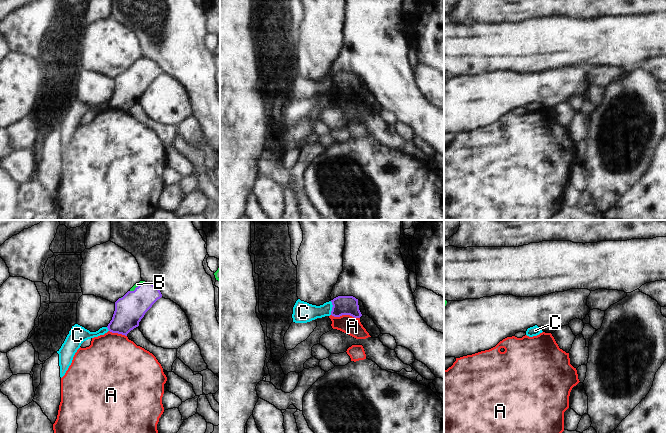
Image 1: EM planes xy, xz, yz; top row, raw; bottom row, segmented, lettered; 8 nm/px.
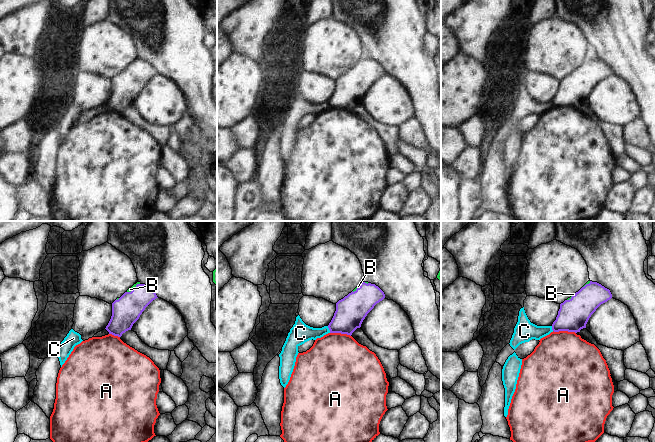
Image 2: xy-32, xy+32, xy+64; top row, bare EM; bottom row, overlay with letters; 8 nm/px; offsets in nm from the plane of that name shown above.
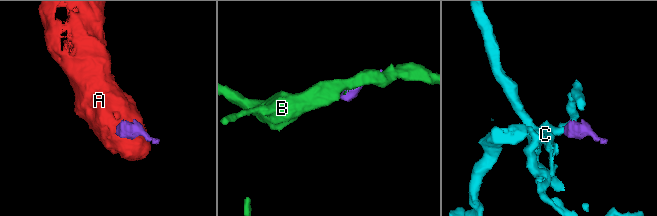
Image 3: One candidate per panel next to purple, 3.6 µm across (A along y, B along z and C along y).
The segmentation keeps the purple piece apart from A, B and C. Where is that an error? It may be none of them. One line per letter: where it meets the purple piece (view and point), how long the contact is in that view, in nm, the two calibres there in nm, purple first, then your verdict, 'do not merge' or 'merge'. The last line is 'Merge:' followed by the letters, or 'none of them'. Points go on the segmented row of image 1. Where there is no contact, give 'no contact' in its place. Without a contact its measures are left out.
A: meets purple in xz at (345, 314); contact 240 nm long; 160 nm thick on the purple side, 150 nm on the other; do not merge
B: meets purple in xy at (139, 285); contact 150 nm long; 240 nm thick on the purple side, 30 nm on the other; merge
C: meets purple in xz at (332, 308); contact 110 nm long; 160 nm thick on the purple side, 170 nm on the other; do not merge
Merge: B

